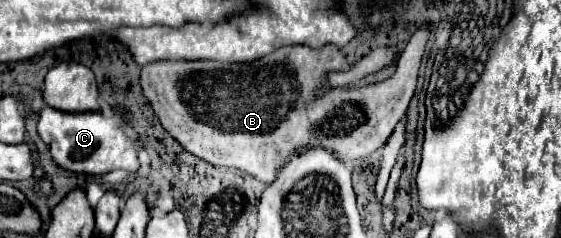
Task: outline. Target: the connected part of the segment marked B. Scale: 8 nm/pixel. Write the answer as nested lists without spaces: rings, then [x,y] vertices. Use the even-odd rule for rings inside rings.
[[[421,25],[413,33],[391,79],[363,87],[327,91],[319,99],[315,99],[315,91],[319,89],[319,83],[323,83],[323,75],[327,71],[345,71],[349,67],[345,55],[335,45],[323,45],[319,49],[311,49],[307,45],[285,45],[251,63],[215,63],[203,59],[153,61],[141,67],[141,87],[163,129],[171,133],[171,137],[175,137],[189,153],[213,165],[235,167],[251,173],[263,183],[271,183],[279,171],[279,165],[287,163],[291,153],[301,145],[331,147],[347,165],[381,149],[397,121],[407,113],[429,37],[429,25]]]

